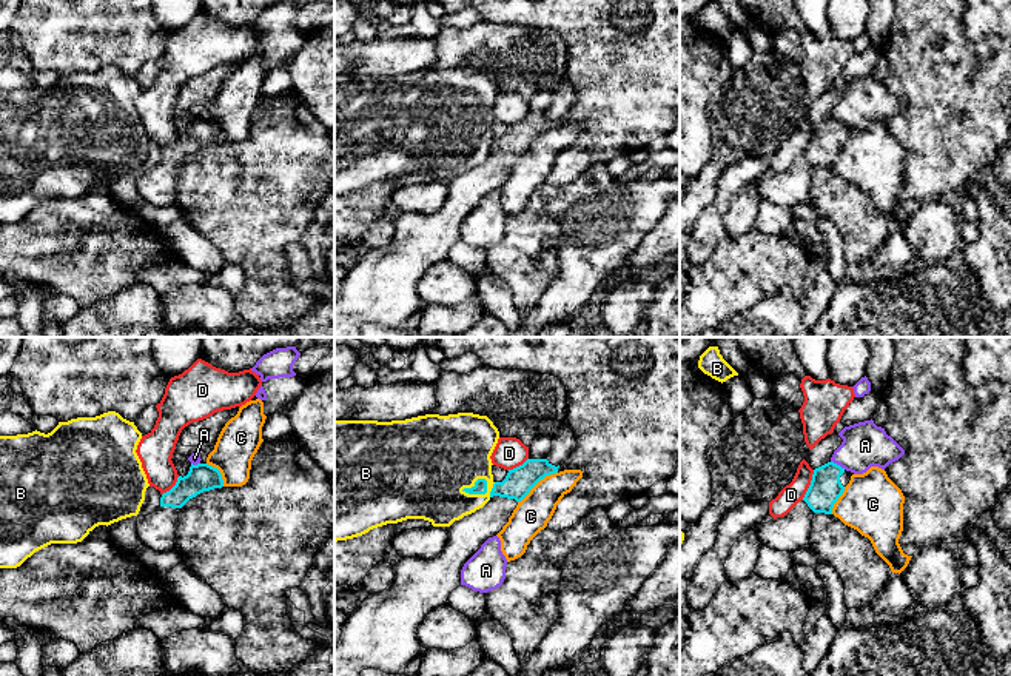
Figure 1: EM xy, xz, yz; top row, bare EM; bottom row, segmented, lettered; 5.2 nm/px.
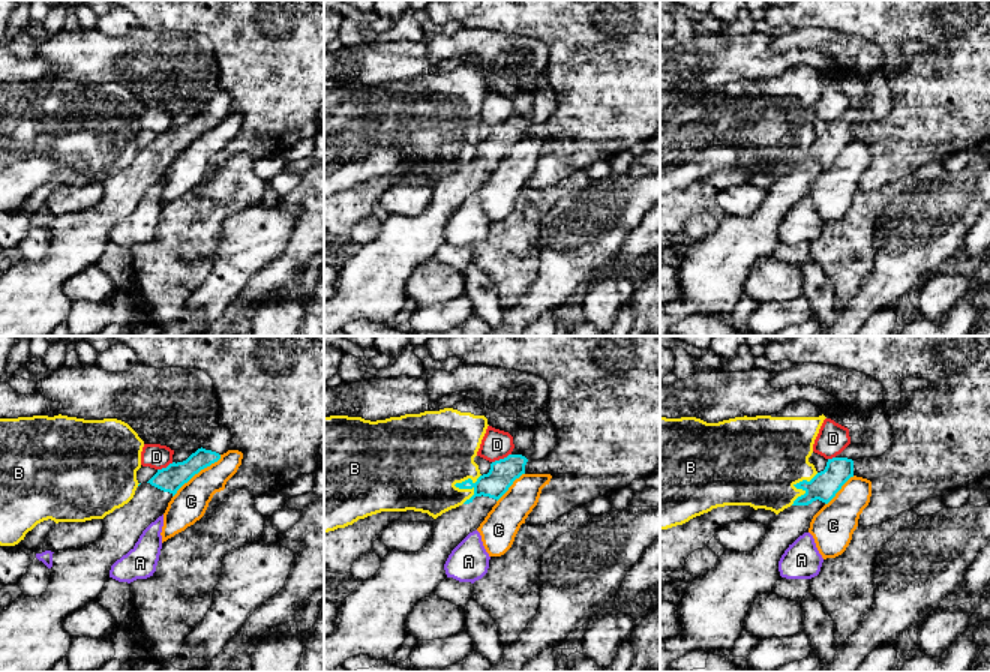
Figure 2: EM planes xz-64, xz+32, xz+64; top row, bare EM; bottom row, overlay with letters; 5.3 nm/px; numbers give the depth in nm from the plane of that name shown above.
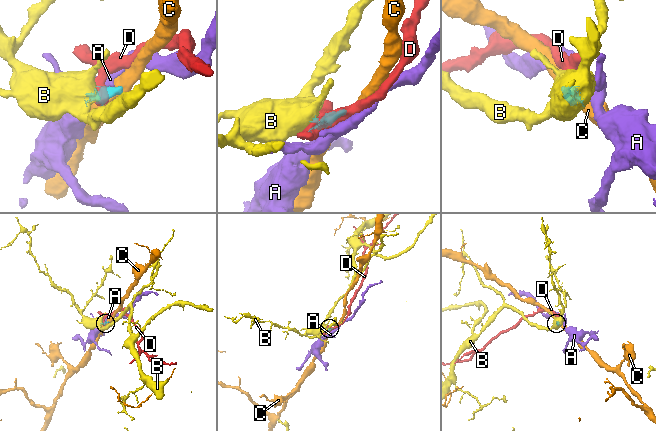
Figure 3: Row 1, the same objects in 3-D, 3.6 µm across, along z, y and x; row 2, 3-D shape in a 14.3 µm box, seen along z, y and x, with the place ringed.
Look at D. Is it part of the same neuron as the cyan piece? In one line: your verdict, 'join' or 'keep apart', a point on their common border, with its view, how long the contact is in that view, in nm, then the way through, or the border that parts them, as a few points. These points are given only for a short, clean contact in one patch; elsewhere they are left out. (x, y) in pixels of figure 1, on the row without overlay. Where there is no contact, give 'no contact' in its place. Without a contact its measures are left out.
keep apart | yz (809, 140) | 170 nm | along yz (814, 125), (811, 139), (802, 154)

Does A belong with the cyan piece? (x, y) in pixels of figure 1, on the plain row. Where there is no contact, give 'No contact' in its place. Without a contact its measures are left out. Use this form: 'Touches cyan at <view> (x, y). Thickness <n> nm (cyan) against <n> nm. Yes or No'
Touches cyan at yz (839, 120). Thickness 170 nm (cyan) against 240 nm. No

